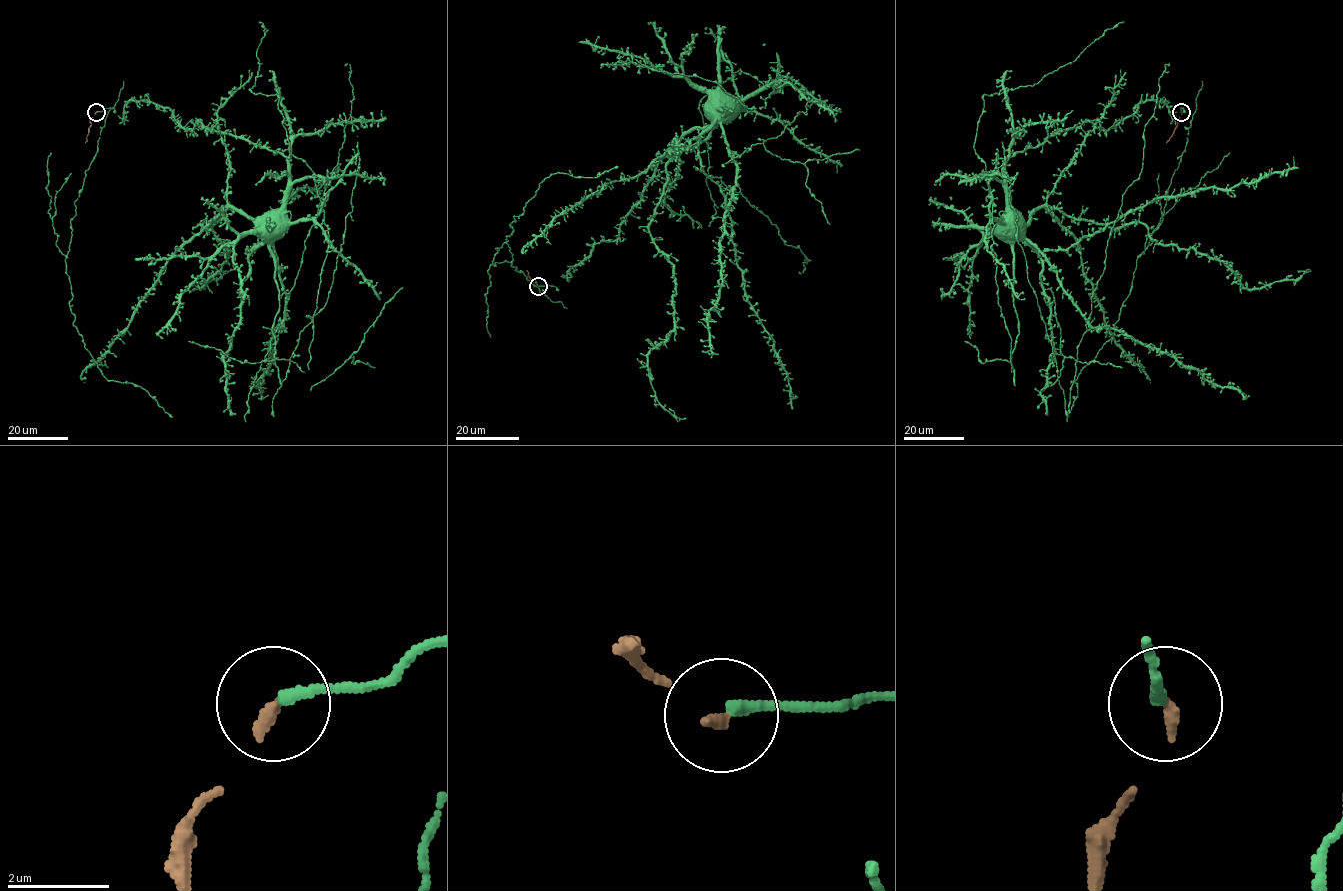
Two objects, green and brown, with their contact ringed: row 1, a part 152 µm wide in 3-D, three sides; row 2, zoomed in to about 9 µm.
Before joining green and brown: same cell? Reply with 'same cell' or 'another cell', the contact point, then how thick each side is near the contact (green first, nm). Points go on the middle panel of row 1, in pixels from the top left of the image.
same cell | (538, 286) | 240/220 nm

